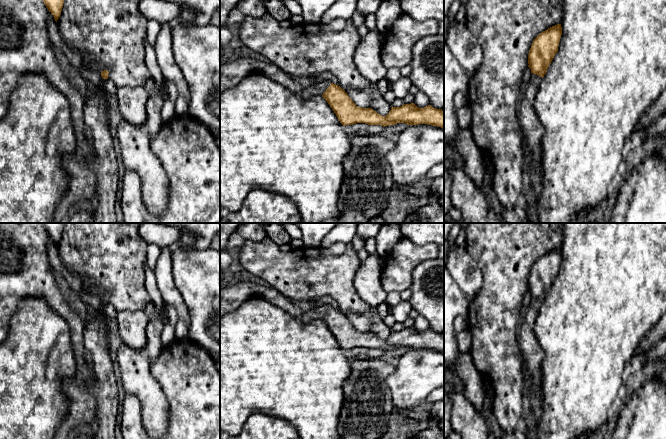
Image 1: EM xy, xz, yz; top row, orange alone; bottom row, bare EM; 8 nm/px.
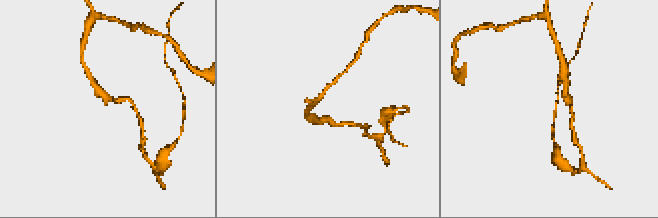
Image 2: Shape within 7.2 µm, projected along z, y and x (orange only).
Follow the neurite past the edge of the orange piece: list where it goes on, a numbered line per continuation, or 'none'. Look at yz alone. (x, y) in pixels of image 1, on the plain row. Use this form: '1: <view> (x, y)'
1: yz (532, 354)

